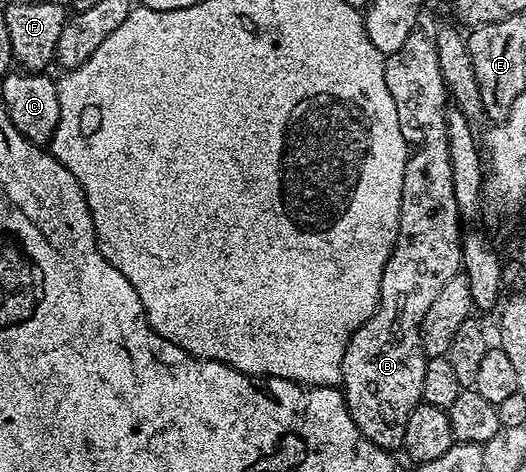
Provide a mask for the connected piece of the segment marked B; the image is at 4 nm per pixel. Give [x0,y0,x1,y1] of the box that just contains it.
[340,32,462,452]

